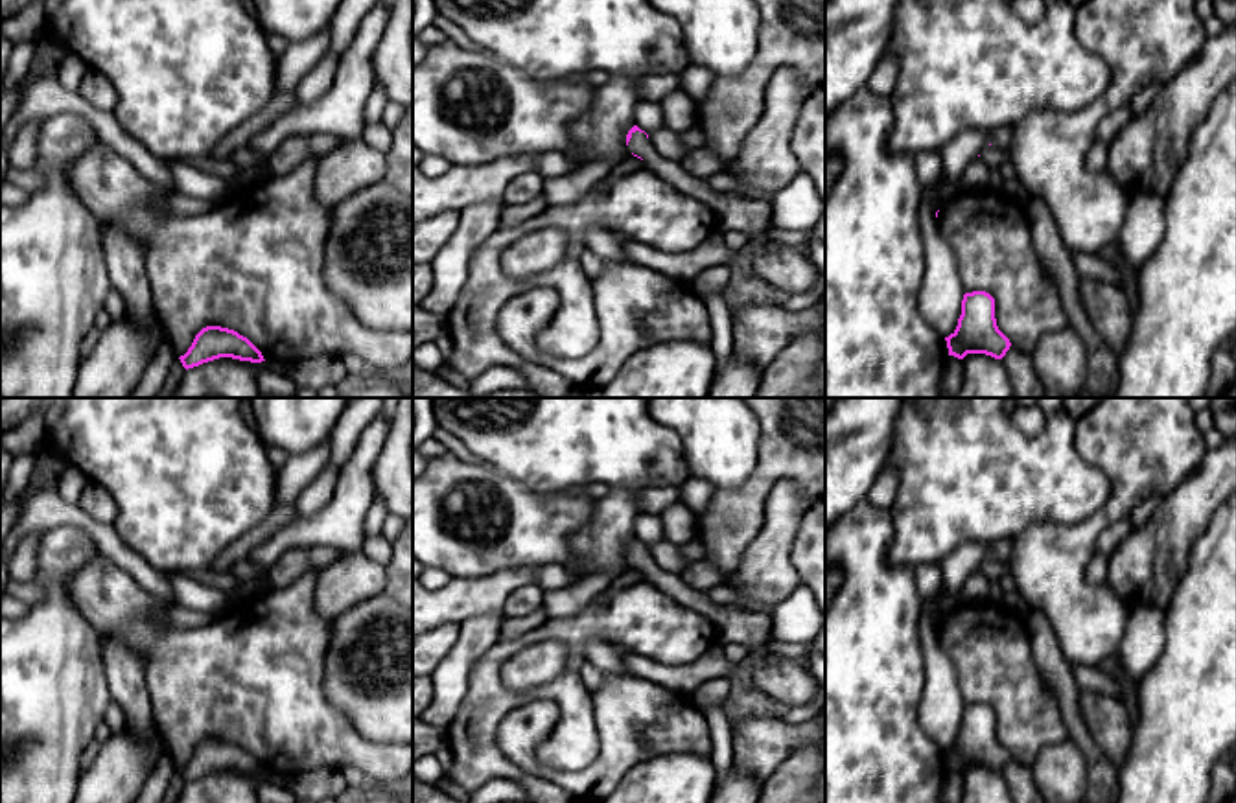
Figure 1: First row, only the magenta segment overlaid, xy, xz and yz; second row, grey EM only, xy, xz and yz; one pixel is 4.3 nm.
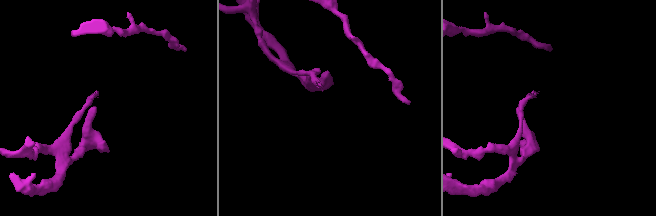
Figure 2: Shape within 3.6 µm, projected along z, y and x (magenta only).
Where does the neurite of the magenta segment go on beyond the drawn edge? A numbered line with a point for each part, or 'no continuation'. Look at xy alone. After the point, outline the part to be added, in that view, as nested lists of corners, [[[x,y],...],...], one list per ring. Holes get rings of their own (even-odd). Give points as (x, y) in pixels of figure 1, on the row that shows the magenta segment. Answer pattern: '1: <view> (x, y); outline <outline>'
no continuation

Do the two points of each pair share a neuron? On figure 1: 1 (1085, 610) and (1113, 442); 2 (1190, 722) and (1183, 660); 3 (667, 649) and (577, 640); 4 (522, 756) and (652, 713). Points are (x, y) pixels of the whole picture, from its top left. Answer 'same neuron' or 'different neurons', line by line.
1: same neuron
2: same neuron
3: same neuron
4: same neuron

